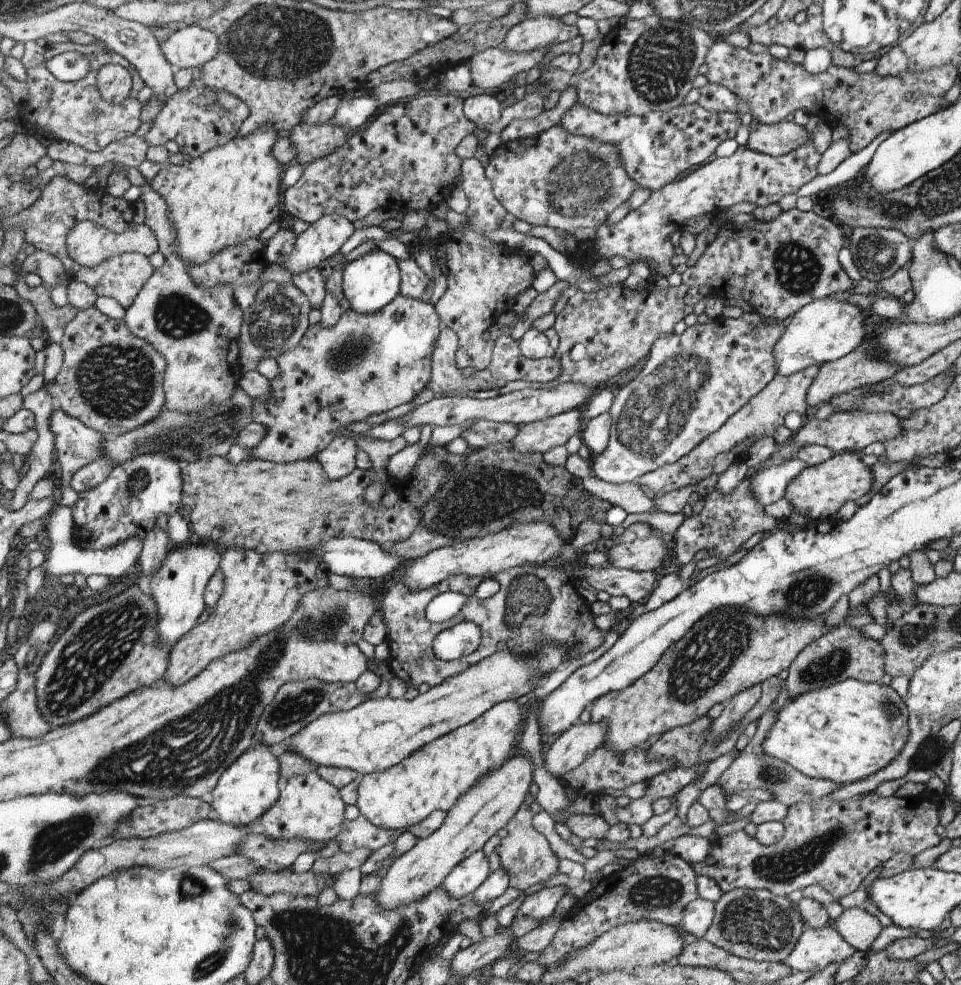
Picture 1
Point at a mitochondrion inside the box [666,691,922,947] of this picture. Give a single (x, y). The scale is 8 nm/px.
(782, 869)

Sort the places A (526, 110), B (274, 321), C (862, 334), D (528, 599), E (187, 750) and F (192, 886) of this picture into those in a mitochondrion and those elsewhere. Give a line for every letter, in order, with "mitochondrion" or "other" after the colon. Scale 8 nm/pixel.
A: other
B: mitochondrion
C: other
D: mitochondrion
E: mitochondrion
F: mitochondrion

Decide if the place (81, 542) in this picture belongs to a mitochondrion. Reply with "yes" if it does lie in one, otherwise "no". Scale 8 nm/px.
no

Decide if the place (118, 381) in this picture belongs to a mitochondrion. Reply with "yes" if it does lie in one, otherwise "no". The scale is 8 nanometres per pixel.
yes

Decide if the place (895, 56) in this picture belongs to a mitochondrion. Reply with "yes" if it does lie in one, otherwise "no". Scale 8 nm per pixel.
no

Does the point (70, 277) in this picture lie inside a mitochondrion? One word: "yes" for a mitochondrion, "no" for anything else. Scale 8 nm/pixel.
no

